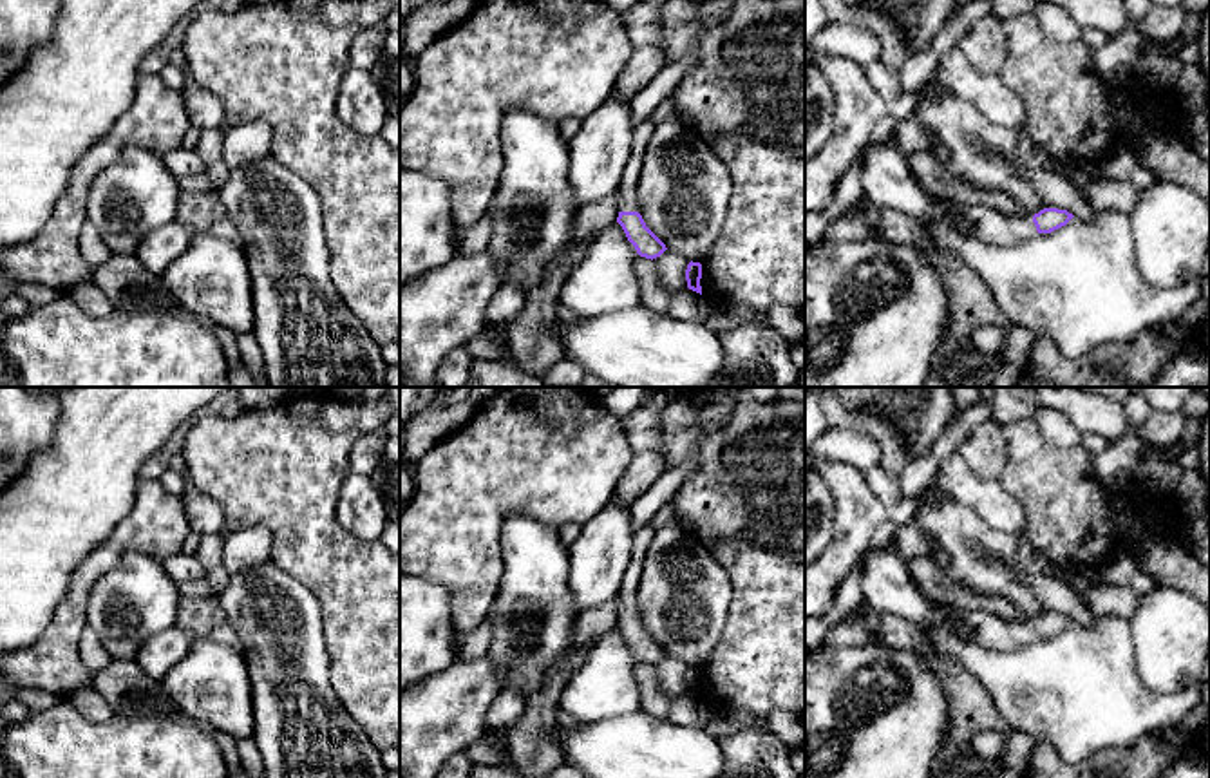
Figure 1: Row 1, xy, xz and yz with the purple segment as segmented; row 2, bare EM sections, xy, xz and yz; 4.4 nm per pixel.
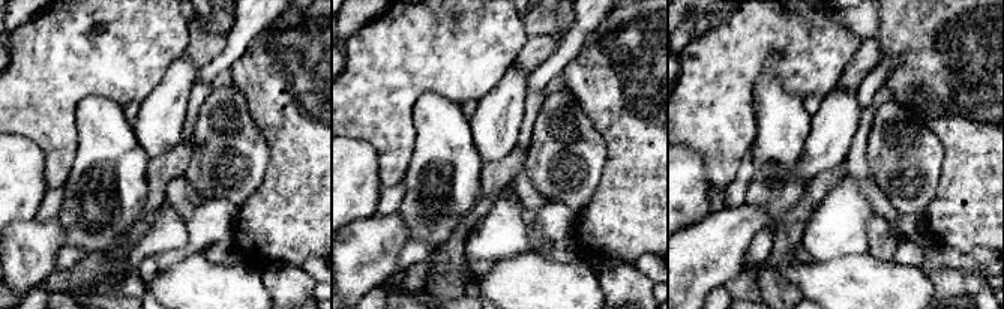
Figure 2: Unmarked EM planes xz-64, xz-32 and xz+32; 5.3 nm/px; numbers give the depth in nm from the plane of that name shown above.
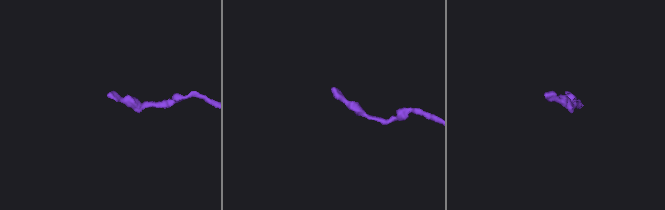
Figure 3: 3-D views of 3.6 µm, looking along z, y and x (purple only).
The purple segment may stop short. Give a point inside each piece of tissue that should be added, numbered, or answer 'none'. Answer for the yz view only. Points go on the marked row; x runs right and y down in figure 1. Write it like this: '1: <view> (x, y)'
1: yz (983, 223)

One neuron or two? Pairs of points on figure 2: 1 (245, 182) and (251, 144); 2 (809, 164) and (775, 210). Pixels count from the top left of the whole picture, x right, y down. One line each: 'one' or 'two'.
1: one
2: two

